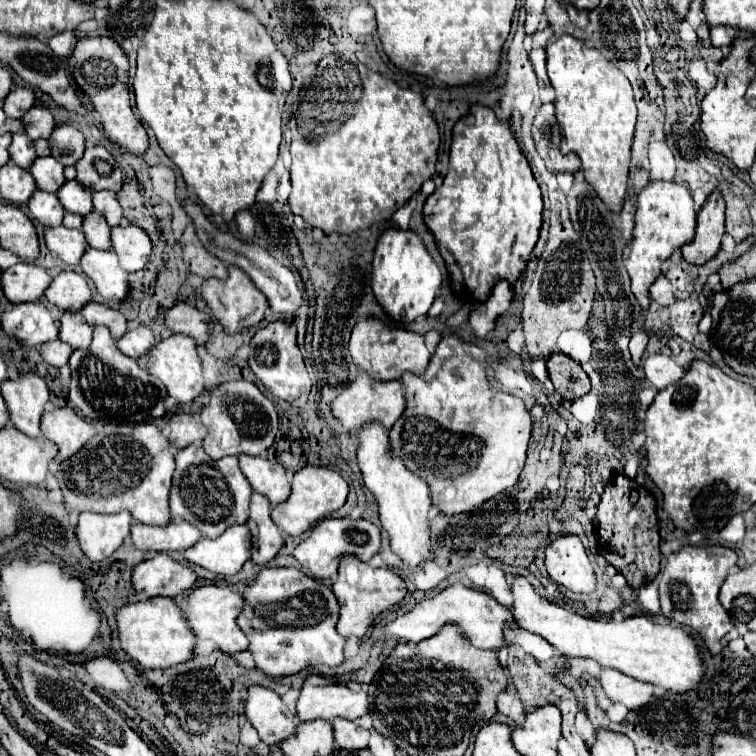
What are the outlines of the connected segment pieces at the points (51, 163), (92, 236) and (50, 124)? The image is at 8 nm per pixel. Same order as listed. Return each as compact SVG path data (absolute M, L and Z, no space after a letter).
M38 157L30 165L30 173L36 179L40 191L56 193L64 185L64 165L54 157Z
M92 211L90 215L84 217L84 223L82 223L82 231L86 235L86 241L90 247L94 249L110 249L112 243L110 243L110 225L106 223L104 215Z
M32 107L24 117L24 127L26 127L26 133L30 139L48 139L56 127L54 123L54 117L48 109L44 107Z

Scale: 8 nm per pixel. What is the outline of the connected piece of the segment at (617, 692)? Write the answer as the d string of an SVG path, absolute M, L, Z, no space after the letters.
M604 669L600 675L600 685L614 703L622 703L628 709L642 709L654 701L654 685L638 681L614 669Z

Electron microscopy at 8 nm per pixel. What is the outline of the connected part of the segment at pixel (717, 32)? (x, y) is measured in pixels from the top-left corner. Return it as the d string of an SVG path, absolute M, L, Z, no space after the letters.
M726 25L710 27L710 41L712 41L714 47L728 47L728 45L732 45L736 35L738 35L738 29L734 29L734 27L726 27Z

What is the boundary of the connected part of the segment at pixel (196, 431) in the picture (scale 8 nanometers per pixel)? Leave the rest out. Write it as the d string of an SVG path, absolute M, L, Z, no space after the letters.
M180 413L180 415L174 415L170 419L170 443L174 449L184 449L188 445L194 445L194 443L202 443L204 437L208 435L206 427L200 423L198 417L194 415L186 415L186 413Z

